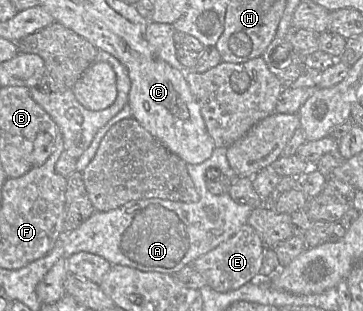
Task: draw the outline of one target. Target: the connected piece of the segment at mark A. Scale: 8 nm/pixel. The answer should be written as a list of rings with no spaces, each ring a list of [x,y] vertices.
[[[215,147],[210,158],[200,164],[186,164],[189,176],[199,194],[197,202],[181,202],[148,198],[130,201],[116,209],[109,211],[94,211],[94,213],[80,226],[69,233],[59,235],[63,240],[64,256],[69,257],[78,252],[89,252],[105,258],[111,265],[123,265],[143,272],[160,272],[175,274],[186,265],[216,248],[228,240],[247,223],[253,208],[246,204],[235,202],[227,191],[214,195],[207,190],[205,172],[208,168],[215,168],[221,172],[230,167],[226,157],[227,148]]]

